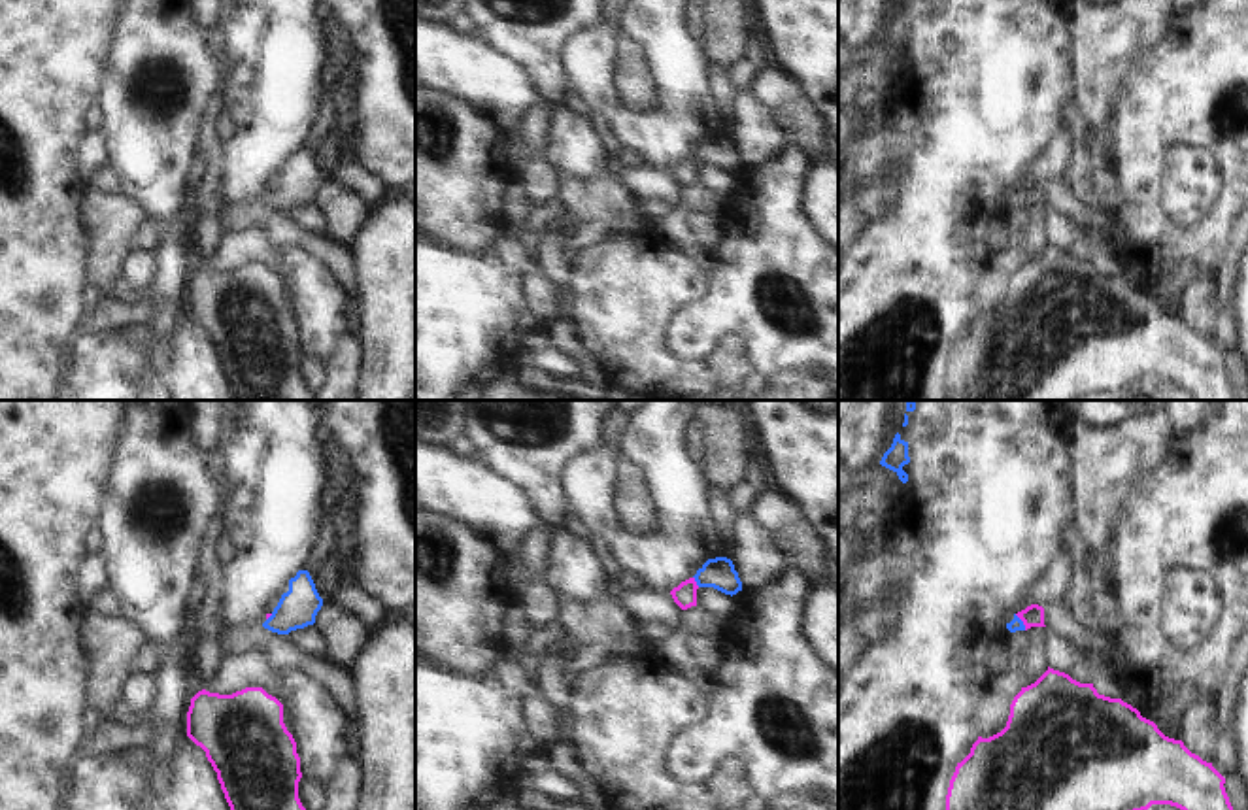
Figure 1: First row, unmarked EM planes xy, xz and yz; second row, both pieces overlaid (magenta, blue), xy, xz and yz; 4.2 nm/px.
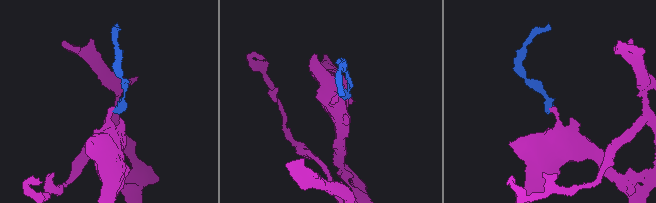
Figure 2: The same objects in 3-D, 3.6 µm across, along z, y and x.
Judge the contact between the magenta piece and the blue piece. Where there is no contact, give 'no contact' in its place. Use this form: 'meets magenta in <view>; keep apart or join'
meets magenta in xz; join

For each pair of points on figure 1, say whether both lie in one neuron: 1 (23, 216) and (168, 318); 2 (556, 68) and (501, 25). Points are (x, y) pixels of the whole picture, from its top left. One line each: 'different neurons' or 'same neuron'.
1: different neurons
2: same neuron

